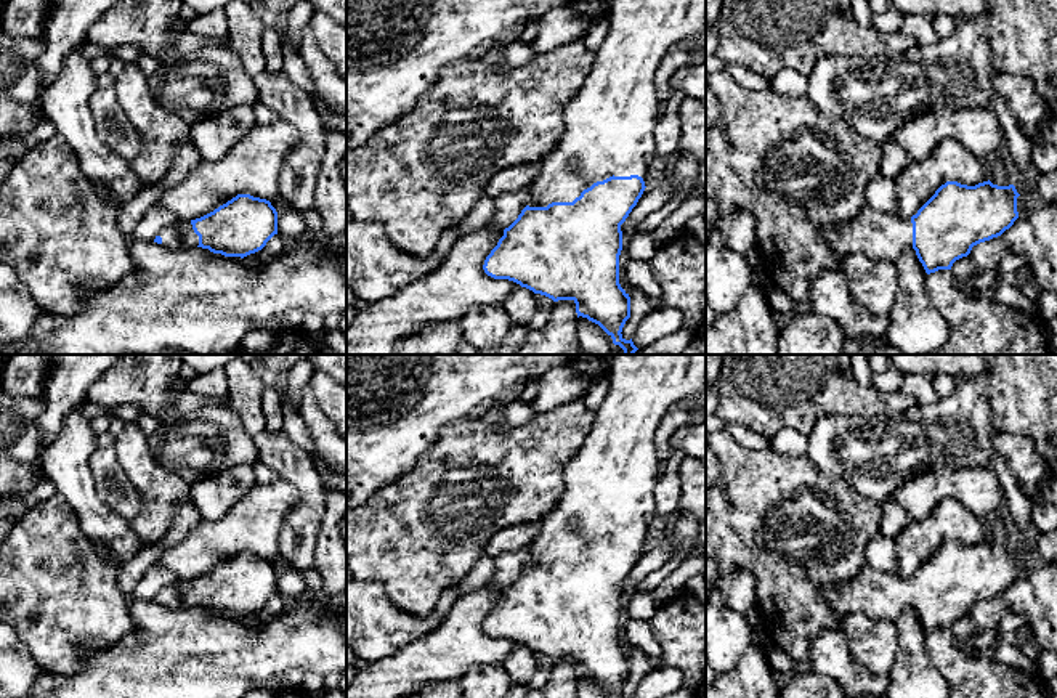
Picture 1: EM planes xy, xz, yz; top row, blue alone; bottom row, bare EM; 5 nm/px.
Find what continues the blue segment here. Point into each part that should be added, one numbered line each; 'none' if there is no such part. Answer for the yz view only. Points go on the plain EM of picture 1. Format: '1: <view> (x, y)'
1: yz (882, 596)

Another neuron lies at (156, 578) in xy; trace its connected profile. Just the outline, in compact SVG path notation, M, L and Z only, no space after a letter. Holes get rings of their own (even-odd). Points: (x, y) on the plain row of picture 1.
M152 565L136 584L132 599L154 602L154 599L164 587L176 581L180 581L180 578L172 570L164 568L160 565Z

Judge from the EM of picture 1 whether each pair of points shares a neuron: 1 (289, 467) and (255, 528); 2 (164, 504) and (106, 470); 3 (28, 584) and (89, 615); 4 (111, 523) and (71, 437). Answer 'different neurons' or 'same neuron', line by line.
1: different neurons
2: different neurons
3: same neuron
4: same neuron

